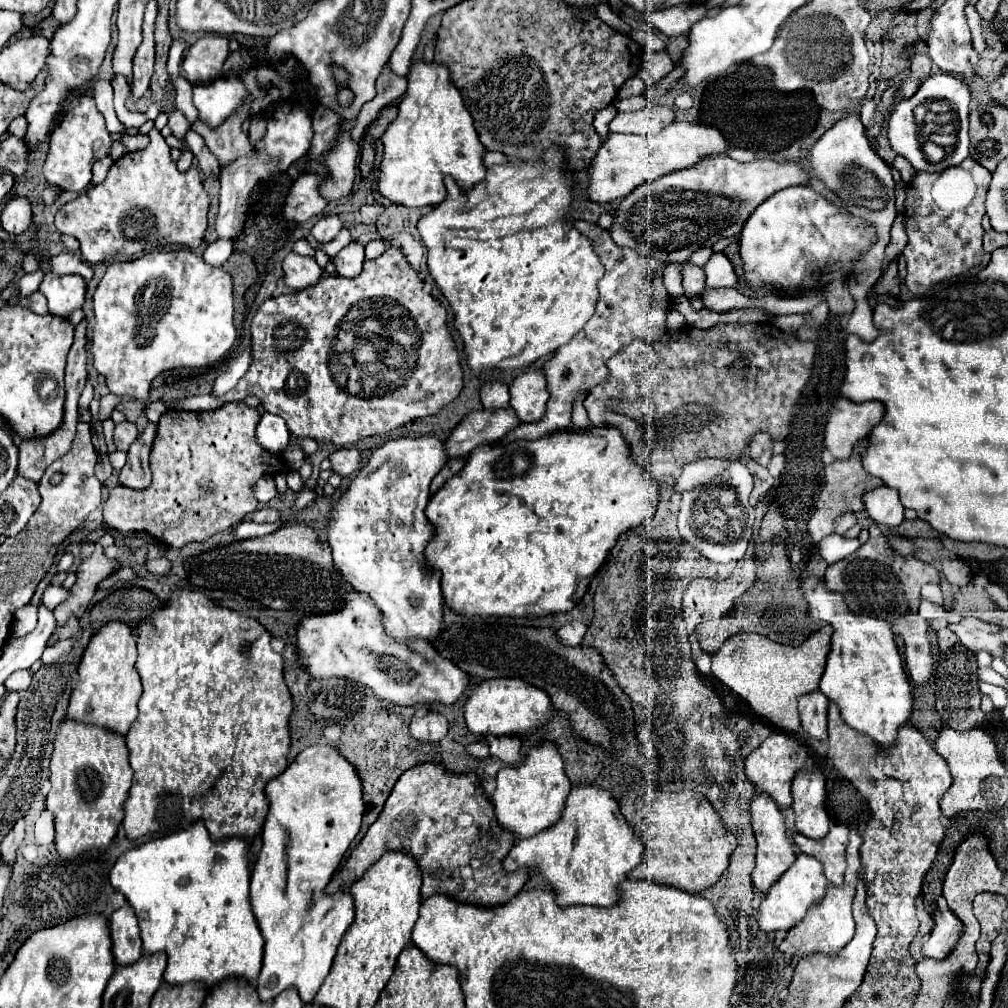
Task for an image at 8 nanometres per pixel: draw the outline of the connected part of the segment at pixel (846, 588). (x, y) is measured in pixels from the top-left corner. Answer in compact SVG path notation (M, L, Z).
M877 525L869 527L867 543L863 543L853 555L845 557L845 561L829 565L825 571L827 587L831 591L843 593L851 611L889 621L893 625L893 633L903 637L907 671L917 685L925 685L925 681L933 673L933 657L931 657L931 645L927 639L927 623L917 615L919 589L923 583L939 583L939 581L941 581L941 575L933 565L923 563L917 557L905 557L895 553L891 545L885 541Z

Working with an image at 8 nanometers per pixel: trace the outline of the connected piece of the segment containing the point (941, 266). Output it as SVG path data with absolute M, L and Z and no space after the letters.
M967 157L961 165L943 173L917 171L905 189L905 233L909 237L903 257L907 261L905 283L915 295L923 295L933 283L961 275L981 263L985 193L991 173Z

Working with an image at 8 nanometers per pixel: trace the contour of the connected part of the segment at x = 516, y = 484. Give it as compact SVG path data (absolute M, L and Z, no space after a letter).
M611 427L559 431L535 441L513 441L505 447L481 445L425 509L435 531L425 547L425 563L441 571L443 601L457 615L545 617L567 613L585 595L591 577L619 535L653 517L657 501L659 483L631 461L621 433Z

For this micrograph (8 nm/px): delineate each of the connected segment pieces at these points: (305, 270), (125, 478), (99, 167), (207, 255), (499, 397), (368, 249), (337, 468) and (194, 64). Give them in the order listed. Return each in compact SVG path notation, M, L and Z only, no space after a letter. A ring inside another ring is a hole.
M293 251L285 255L283 271L285 271L285 283L293 289L311 287L323 277L323 269L315 261L315 257L305 257Z
M149 423L145 431L135 439L135 443L127 451L127 463L119 471L119 481L131 489L145 489L151 483L149 471L149 453L153 447L153 439L157 437L157 423Z
M103 157L103 159L95 161L95 165L93 165L93 183L101 183L107 177L107 171L109 171L111 165L113 165L111 157Z
M213 241L211 245L207 245L207 249L203 251L203 259L209 265L223 265L229 255L233 253L233 241Z
M497 381L481 387L481 403L483 407L507 407L509 405L509 389Z
M381 239L369 241L365 245L365 259L377 259L379 255L383 255L383 251L385 251L385 243Z
M337 449L335 453L329 455L329 461L333 473L347 477L361 467L361 453L357 449Z
M205 35L201 37L187 55L183 57L185 79L193 85L209 83L223 75L223 63L229 55L227 37L223 35Z

